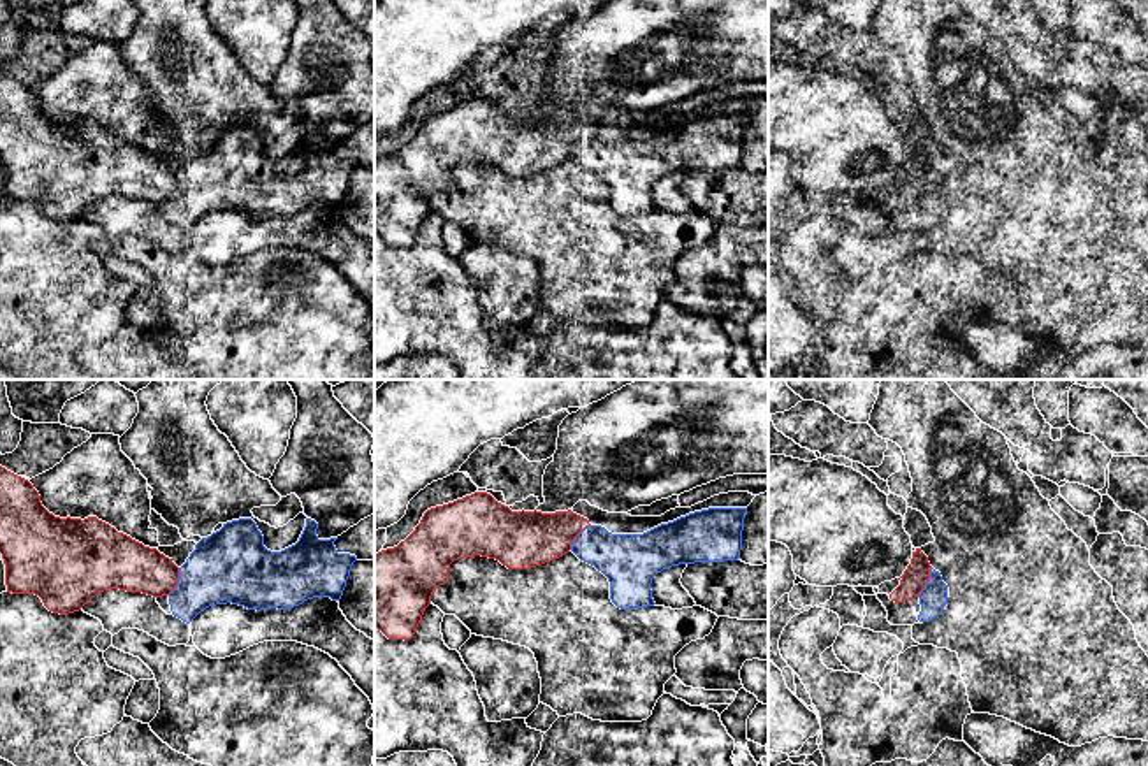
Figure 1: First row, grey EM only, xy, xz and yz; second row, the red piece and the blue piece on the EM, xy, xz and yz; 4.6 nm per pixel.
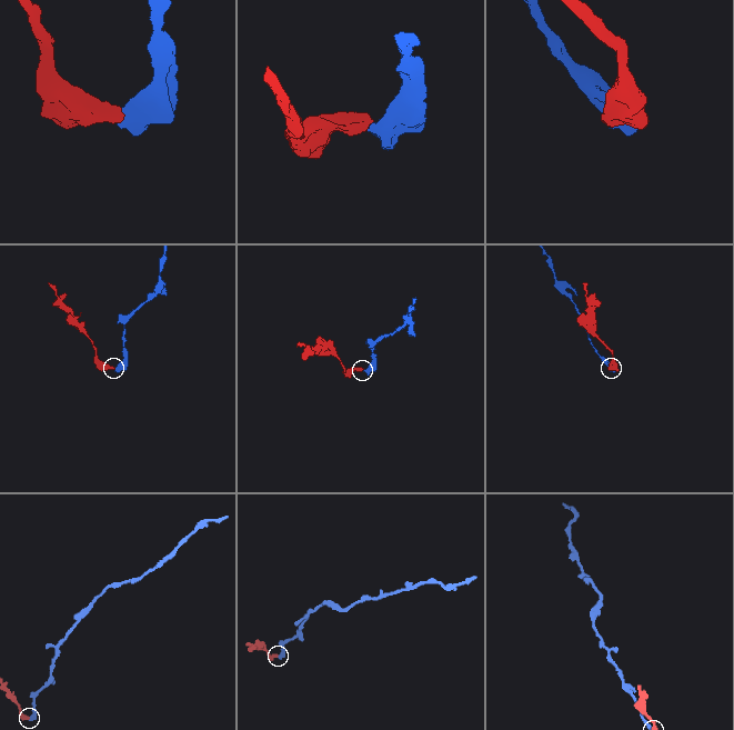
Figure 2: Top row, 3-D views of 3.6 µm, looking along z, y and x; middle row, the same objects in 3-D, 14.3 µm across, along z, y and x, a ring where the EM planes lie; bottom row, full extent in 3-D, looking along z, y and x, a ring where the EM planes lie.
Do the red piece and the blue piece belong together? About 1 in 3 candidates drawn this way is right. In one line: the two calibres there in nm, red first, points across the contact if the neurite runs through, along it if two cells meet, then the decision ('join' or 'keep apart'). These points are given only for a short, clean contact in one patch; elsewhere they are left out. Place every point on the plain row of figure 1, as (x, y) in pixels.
120/120 nm | join

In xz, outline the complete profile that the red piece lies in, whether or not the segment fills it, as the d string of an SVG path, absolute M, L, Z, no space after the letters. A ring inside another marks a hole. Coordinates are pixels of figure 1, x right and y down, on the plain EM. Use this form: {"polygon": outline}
{"polygon": "M487 98L431 114L415 137L394 155L374 162L374 234L389 246L411 246L448 174L464 163L489 163L508 176L531 176L570 156L610 188L610 206L621 216L654 213L652 184L679 170L738 167L747 114L708 114L661 130L643 141L612 141L568 118L512 118Z"}

